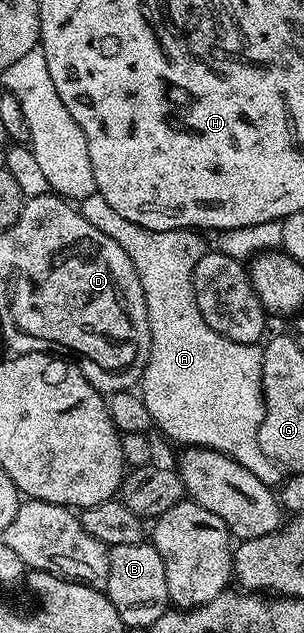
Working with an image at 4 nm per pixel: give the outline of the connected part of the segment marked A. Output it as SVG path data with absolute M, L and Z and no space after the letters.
M98 193L79 200L78 210L94 229L102 229L106 237L114 237L122 245L138 273L150 321L150 357L138 394L150 409L158 431L160 427L159 434L176 445L220 451L250 469L258 481L275 488L281 482L282 468L262 453L256 440L256 431L264 419L264 404L240 403L240 387L260 387L262 351L251 343L230 341L230 337L222 337L222 333L214 333L206 325L192 284L194 265L198 265L202 254L196 236L199 234L192 229L151 231L134 225L122 213L110 209L106 197Z

